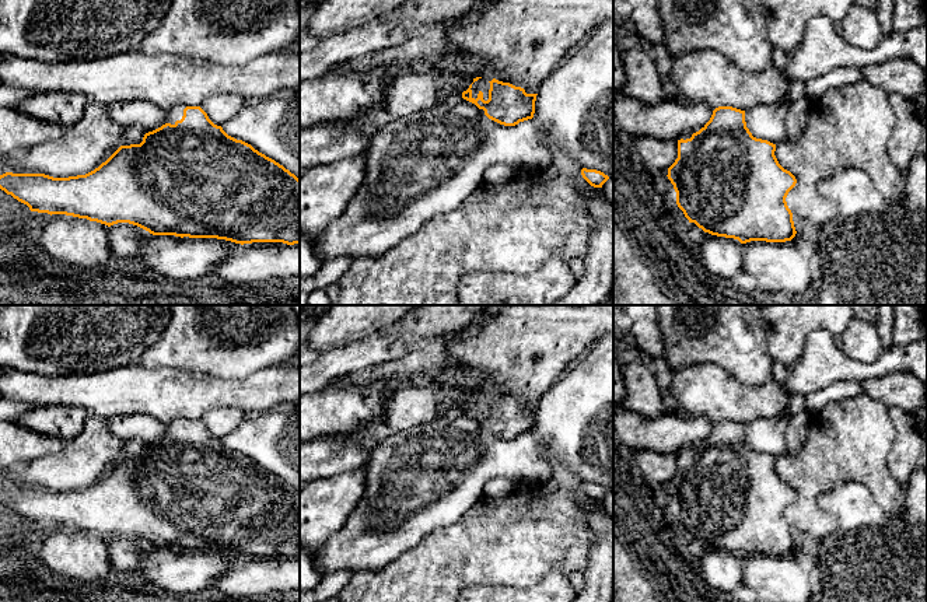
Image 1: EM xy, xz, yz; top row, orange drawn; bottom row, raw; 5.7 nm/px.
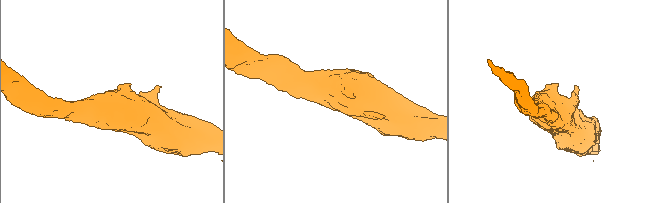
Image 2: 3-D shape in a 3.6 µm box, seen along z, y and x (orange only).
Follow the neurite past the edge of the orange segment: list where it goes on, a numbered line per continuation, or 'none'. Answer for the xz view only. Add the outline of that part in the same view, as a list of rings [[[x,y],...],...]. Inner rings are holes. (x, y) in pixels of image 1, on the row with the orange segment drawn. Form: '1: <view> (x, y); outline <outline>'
1: xz (483, 86); outline [[[479,78],[478,81],[475,81],[472,84],[472,98],[478,98],[478,94],[482,91],[483,92],[483,99],[487,101],[489,99],[489,90],[490,90],[490,83]]]

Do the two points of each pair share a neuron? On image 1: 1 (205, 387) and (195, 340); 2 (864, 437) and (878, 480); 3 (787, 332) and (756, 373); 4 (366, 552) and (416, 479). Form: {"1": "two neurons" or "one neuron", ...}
{"1": "two neurons", "2": "one neuron", "3": "two neurons", "4": "one neuron"}

